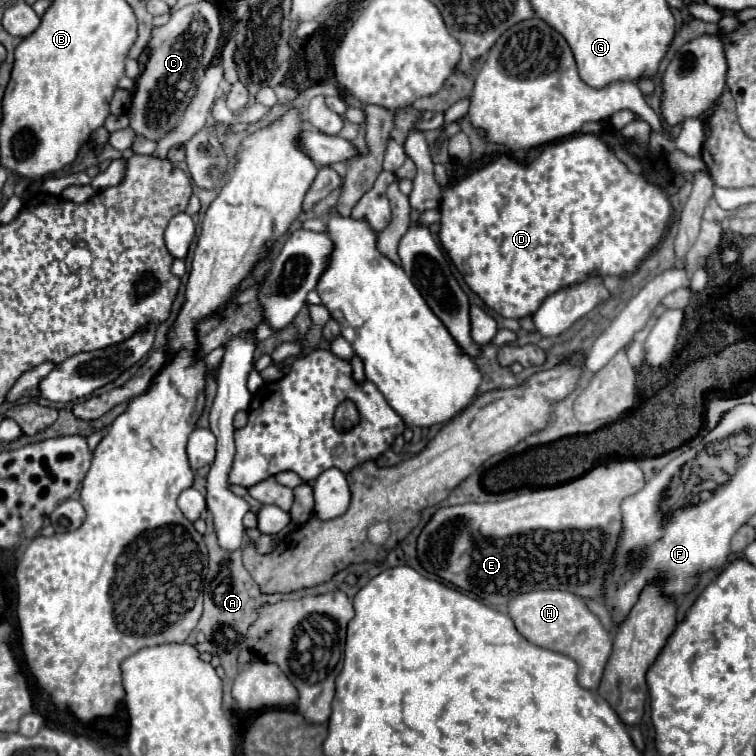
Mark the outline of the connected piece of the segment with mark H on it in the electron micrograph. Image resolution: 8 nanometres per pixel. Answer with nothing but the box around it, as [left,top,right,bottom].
[508,589,612,689]

